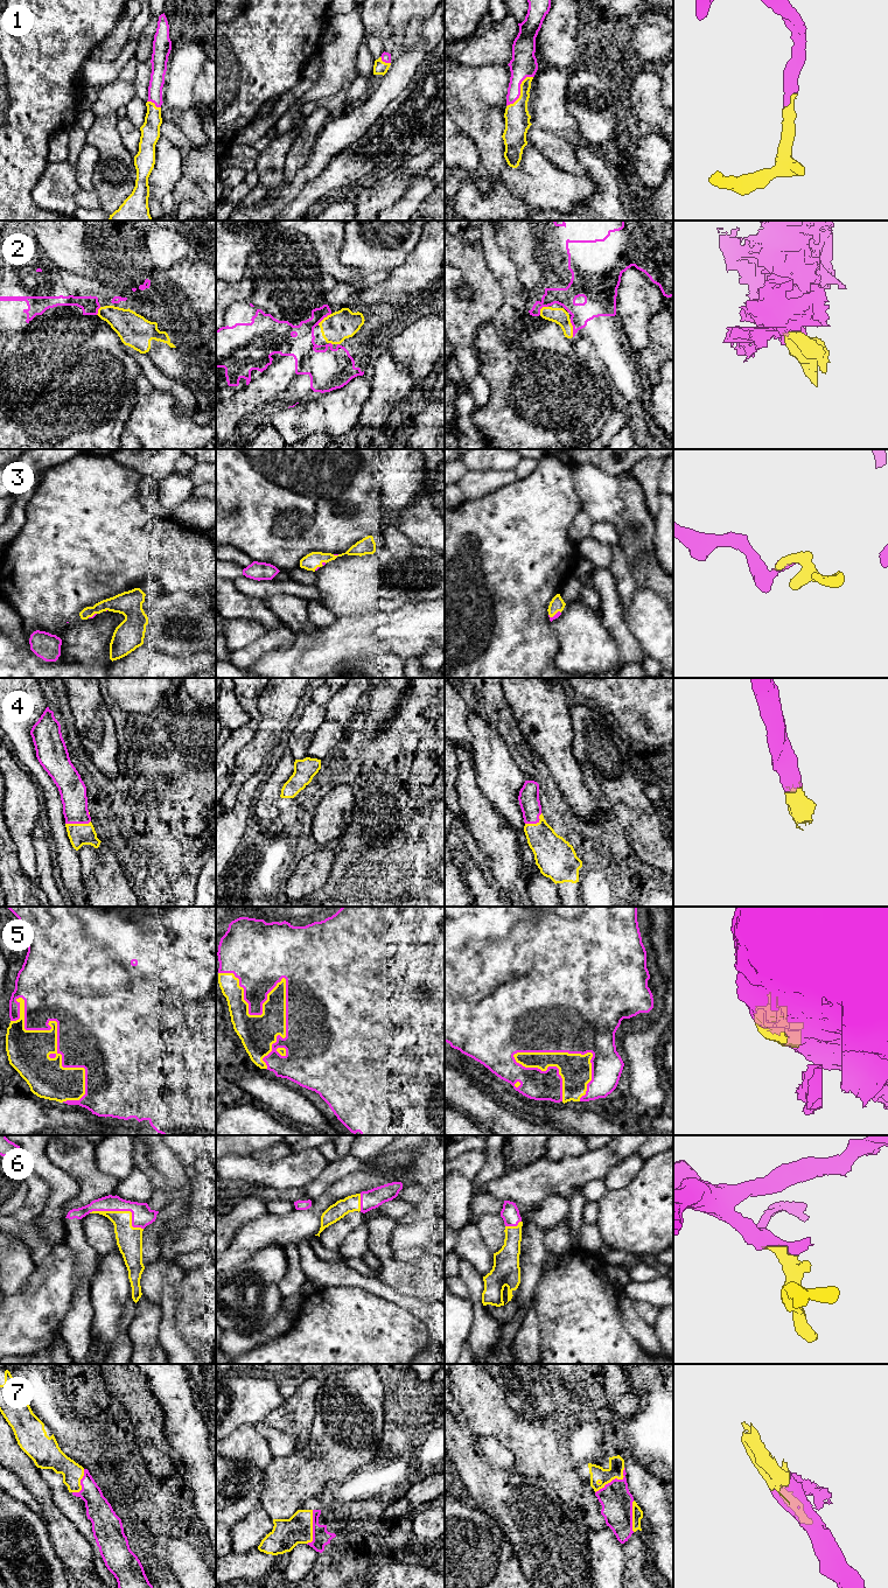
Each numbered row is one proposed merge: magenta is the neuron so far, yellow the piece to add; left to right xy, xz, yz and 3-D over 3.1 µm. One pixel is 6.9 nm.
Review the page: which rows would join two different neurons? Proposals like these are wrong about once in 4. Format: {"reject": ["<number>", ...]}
{"reject": ["2"]}

